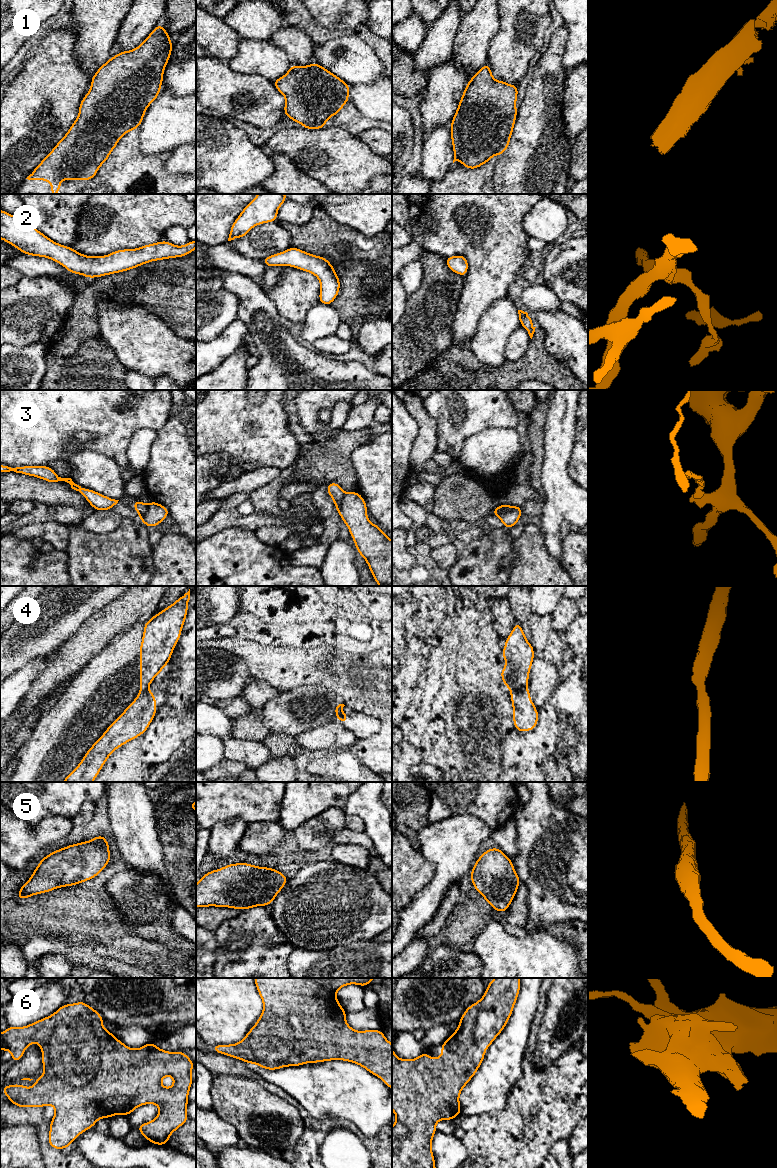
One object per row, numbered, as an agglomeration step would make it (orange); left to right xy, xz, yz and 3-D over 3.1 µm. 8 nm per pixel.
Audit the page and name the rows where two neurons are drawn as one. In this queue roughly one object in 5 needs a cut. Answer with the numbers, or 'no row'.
3, 4

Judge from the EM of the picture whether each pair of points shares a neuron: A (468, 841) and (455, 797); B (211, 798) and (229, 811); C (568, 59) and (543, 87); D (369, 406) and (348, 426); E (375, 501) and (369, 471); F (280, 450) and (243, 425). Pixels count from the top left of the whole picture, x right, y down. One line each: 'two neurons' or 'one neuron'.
A: two neurons
B: one neuron
C: two neurons
D: one neuron
E: one neuron
F: one neuron

